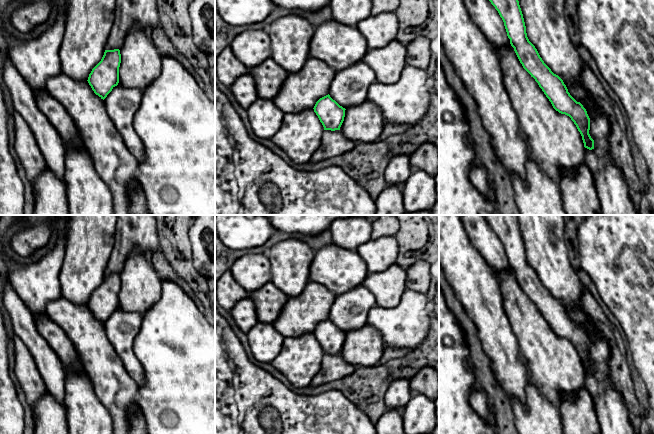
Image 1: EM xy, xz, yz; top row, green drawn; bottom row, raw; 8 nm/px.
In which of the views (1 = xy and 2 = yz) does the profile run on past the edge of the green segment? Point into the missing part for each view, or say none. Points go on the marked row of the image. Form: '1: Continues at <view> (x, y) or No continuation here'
1: No continuation here
2: No continuation here

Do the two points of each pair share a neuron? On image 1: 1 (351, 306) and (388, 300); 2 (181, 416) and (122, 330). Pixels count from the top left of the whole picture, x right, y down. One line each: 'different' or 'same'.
1: same
2: different

